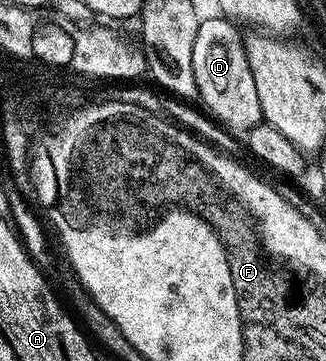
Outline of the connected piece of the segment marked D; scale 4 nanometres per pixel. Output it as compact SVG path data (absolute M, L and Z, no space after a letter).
M224 16L216 17L202 17L199 32L195 32L195 84L201 93L200 101L205 102L204 109L216 121L218 118L223 125L244 132L262 121L259 92L255 92L255 76L251 76L242 35L237 35L238 27Z

